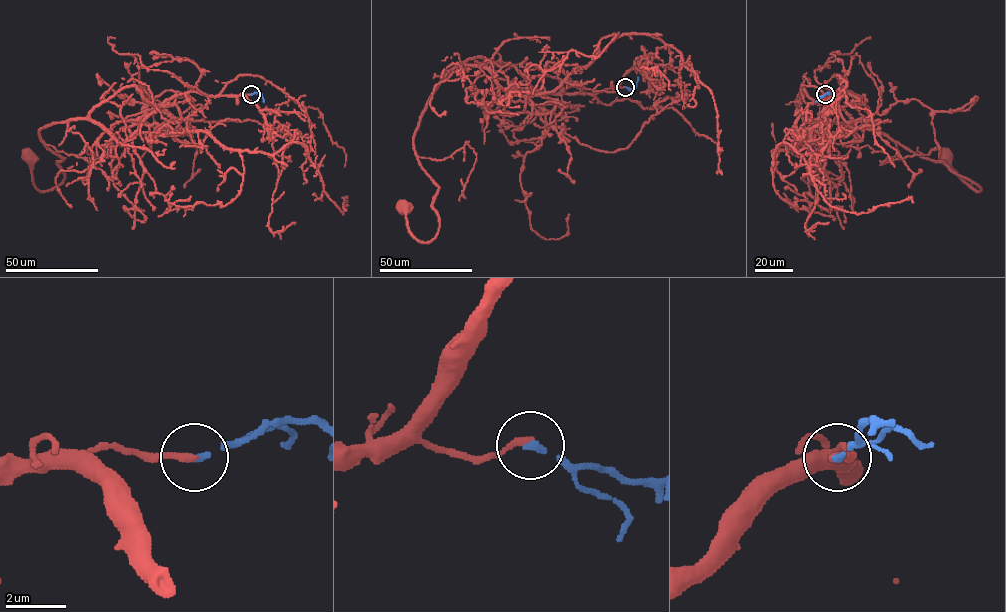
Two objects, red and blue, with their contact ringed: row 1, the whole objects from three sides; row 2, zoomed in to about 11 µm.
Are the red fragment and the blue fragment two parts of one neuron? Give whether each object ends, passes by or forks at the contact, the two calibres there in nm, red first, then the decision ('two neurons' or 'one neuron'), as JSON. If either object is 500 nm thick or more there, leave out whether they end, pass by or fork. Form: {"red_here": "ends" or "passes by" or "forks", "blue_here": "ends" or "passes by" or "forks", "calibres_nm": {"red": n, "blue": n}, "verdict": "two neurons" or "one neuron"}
{"red_here": "ends", "blue_here": "ends", "calibres_nm": {"red": 200, "blue": 200}, "verdict": "one neuron"}

